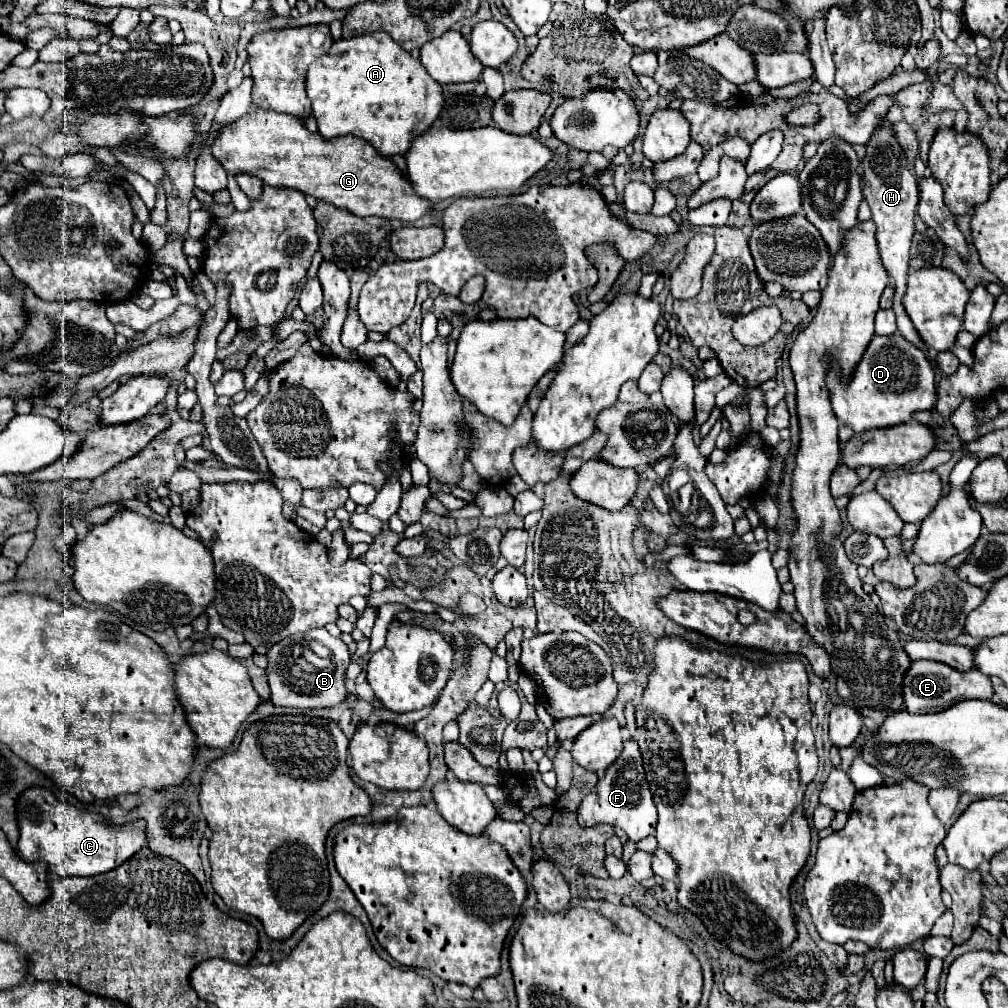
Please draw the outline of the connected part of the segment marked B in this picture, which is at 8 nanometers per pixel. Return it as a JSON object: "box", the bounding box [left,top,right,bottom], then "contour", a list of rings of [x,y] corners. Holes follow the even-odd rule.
{"box":[265,628,351,712],"contour":[[[315,628],[273,644],[267,650],[267,660],[269,664],[265,668],[265,676],[271,688],[271,702],[279,708],[291,708],[299,712],[309,708],[331,708],[343,704],[349,696],[345,688],[345,672],[351,662],[351,654],[347,644],[341,638],[333,638],[325,628]],[[313,642],[315,646],[323,646],[329,652],[323,650],[323,656],[319,656],[311,648]]]}

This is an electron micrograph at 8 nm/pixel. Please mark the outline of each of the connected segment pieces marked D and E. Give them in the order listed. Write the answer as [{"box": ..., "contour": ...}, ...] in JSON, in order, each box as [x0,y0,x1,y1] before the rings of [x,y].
[{"box":[827,334,937,434],"contour":[[[901,334],[873,336],[853,378],[845,384],[841,382],[839,370],[831,368],[827,386],[831,390],[831,404],[837,420],[849,426],[855,434],[905,424],[915,412],[933,410],[937,404],[933,364],[917,346],[901,338]]]},{"box":[903,660,993,714],"contour":[[[917,660],[911,664],[909,672],[905,674],[903,692],[905,692],[905,706],[911,714],[931,714],[931,712],[941,712],[941,710],[945,710],[961,700],[969,700],[969,698],[991,700],[993,686],[991,686],[989,676],[981,674],[979,670],[957,672],[955,668],[951,668],[943,662]]]}]

